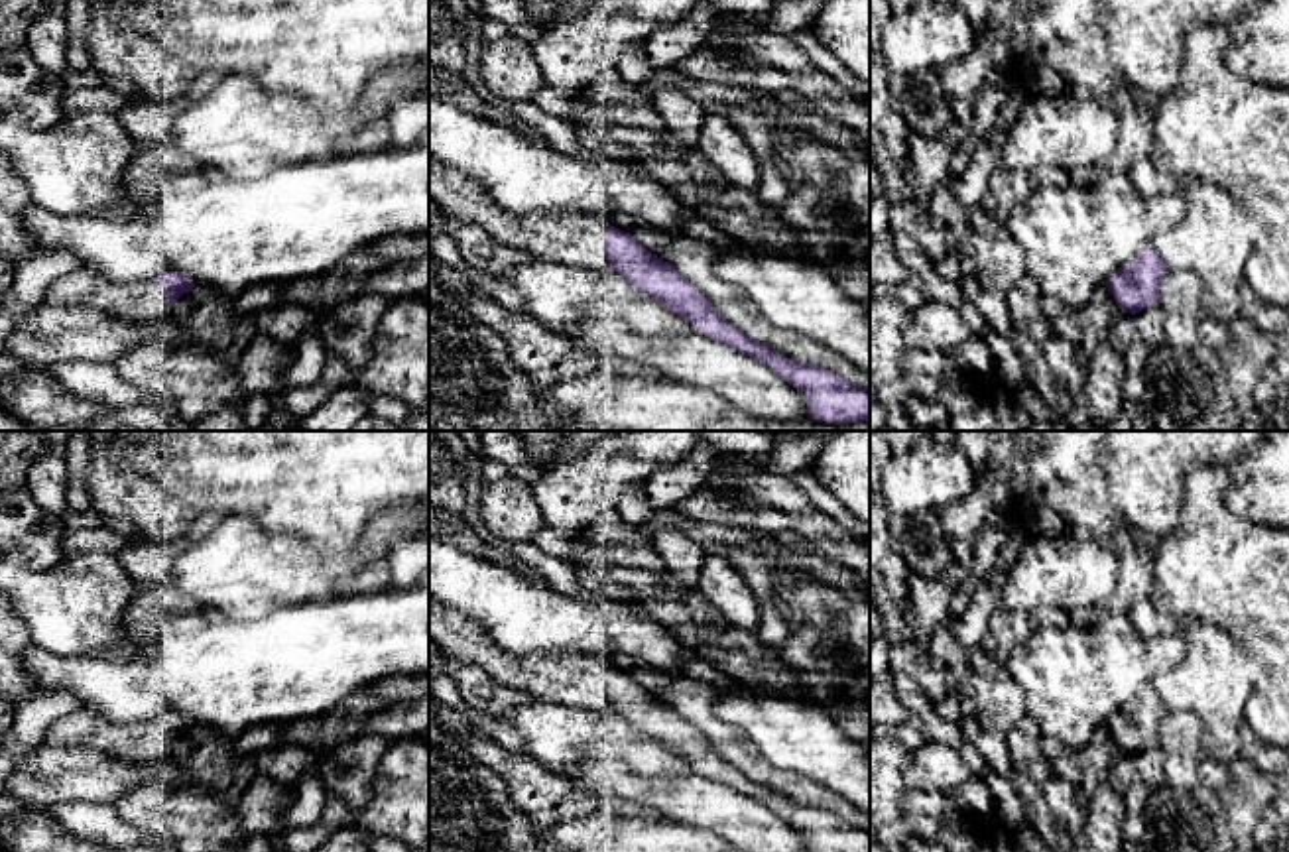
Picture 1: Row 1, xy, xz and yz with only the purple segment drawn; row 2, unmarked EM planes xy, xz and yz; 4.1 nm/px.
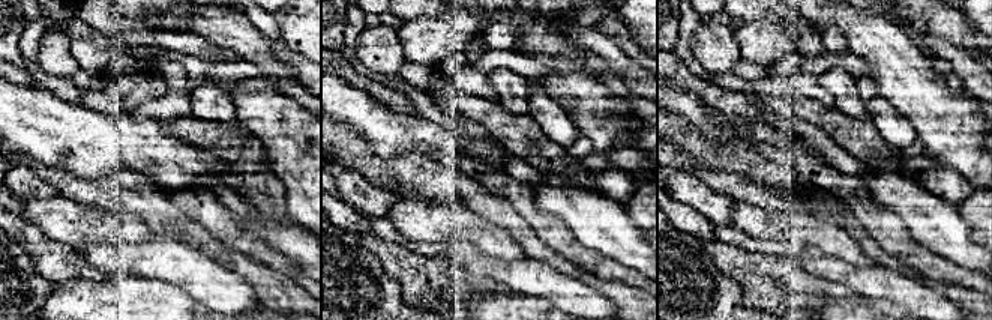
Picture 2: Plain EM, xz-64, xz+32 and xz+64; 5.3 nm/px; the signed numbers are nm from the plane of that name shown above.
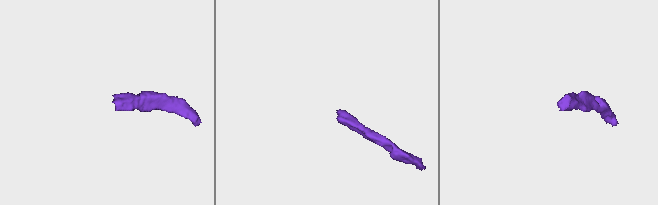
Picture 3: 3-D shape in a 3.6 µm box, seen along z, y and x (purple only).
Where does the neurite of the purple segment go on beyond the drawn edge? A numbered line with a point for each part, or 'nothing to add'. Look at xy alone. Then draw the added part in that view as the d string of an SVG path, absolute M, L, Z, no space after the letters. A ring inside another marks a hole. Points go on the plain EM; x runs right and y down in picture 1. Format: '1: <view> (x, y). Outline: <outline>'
1: xy (144, 742). Outline: M87 708L57 718L49 726L43 746L89 748L134 765L159 761L171 752L163 728L155 720L114 724Z

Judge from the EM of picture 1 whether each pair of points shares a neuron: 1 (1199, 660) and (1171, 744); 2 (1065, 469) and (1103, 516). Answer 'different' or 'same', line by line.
1: different
2: same

